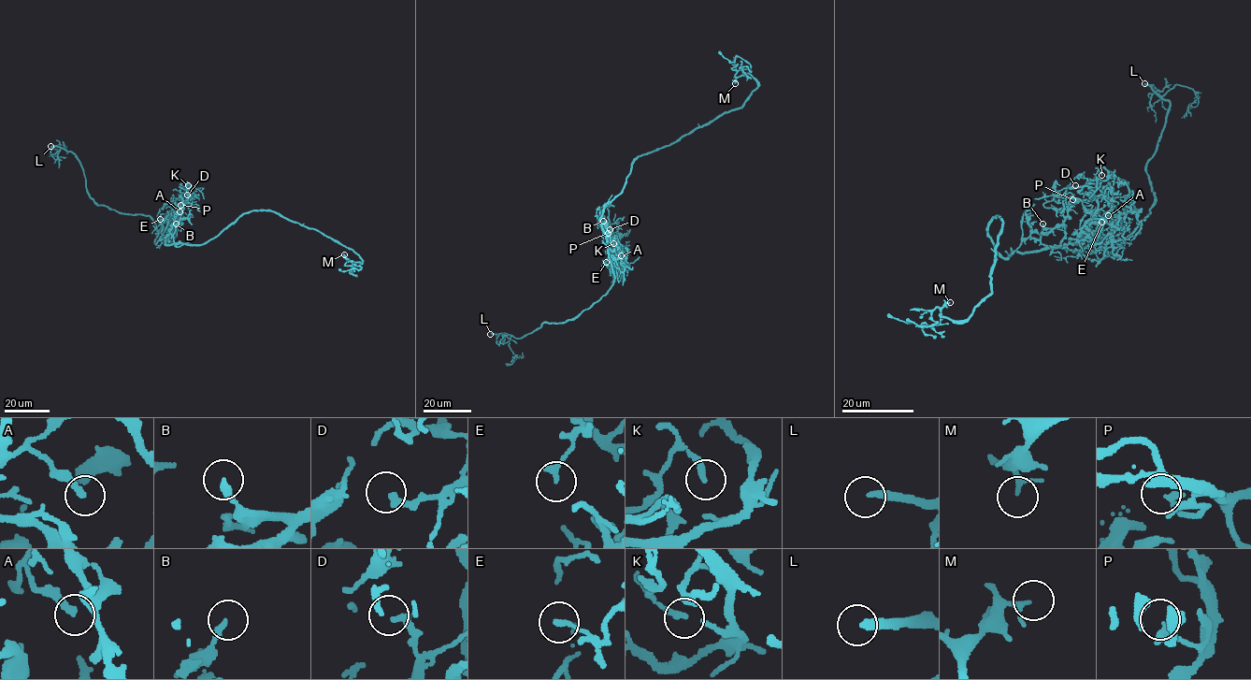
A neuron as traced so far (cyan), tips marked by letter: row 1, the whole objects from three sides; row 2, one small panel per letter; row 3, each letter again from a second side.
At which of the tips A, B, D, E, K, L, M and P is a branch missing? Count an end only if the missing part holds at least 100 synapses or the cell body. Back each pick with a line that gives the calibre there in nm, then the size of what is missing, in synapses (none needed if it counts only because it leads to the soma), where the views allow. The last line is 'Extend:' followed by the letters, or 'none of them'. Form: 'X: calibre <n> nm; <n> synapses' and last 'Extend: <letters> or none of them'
L: calibre 280 nm
Extend: L

